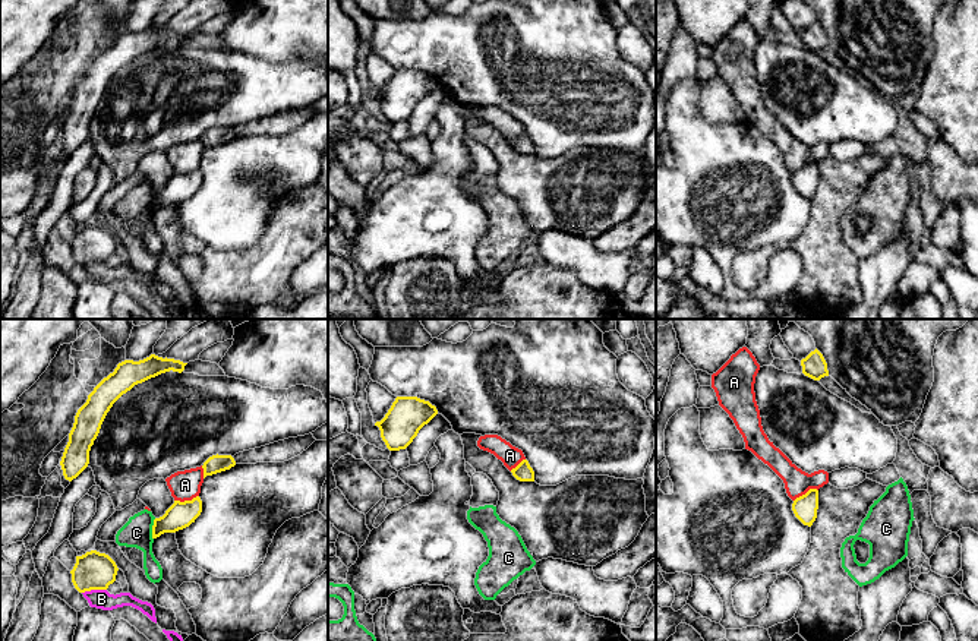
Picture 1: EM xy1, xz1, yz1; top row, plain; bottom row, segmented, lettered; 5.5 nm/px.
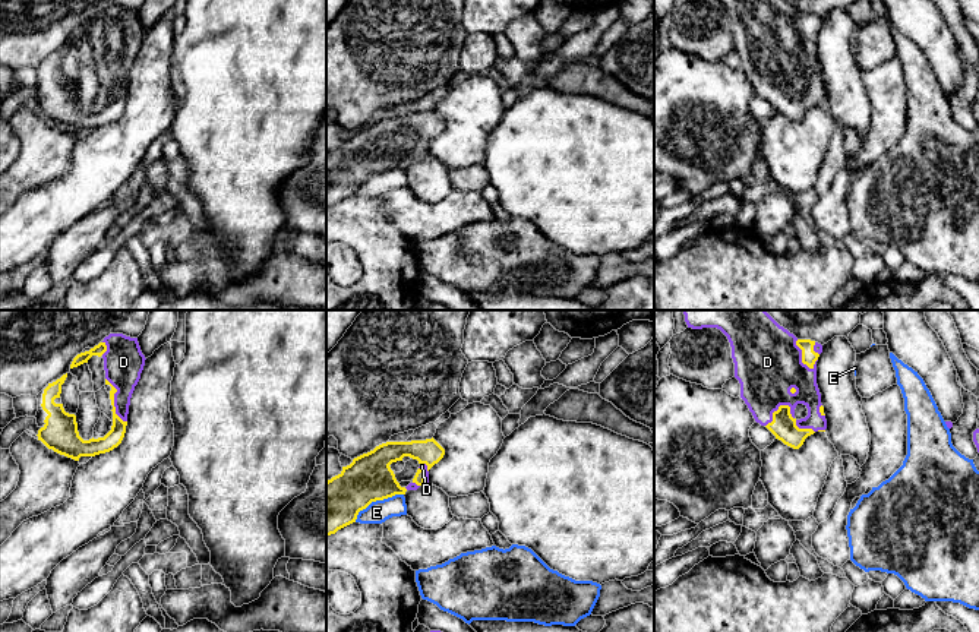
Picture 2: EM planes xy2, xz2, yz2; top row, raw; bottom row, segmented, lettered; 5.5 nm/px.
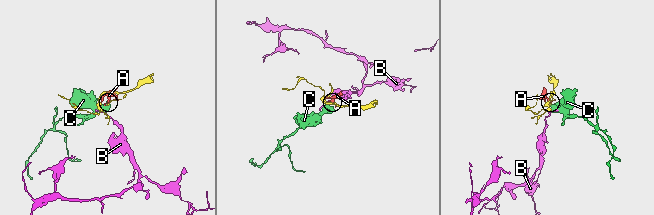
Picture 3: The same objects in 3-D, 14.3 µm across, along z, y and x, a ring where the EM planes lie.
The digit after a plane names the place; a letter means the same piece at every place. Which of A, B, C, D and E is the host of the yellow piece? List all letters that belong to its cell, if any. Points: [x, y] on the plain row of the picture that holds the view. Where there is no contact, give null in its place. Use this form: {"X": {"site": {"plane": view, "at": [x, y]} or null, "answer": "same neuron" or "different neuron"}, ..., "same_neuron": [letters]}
{"A": {"site": {"plane": "xy1", "at": [186, 173]}, "answer": "different neuron"}, "B": {"site": {"plane": "xy1", "at": [94, 261]}, "answer": "different neuron"}, "C": {"site": {"plane": "xy1", "at": [152, 201]}, "answer": "different neuron"}, "D": {"site": {"plane": "yz2", "at": [789, 82]}, "answer": "same neuron"}, "E": {"site": {"plane": "xz2", "at": [376, 171]}, "answer": "different neuron"}, "same_neuron": ["D"]}

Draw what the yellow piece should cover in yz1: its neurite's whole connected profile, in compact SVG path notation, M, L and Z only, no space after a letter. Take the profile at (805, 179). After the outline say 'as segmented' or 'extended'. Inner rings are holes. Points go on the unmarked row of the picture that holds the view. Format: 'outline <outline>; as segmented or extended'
outline M810 161L805 167L796 170L792 176L795 189L804 196L811 199L817 190L818 181L818 162Z; as segmented

